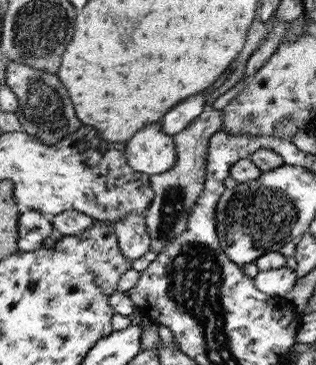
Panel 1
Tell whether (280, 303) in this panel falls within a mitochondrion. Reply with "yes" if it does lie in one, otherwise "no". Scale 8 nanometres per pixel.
no

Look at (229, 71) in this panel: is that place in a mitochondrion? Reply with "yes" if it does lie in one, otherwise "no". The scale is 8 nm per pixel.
no

